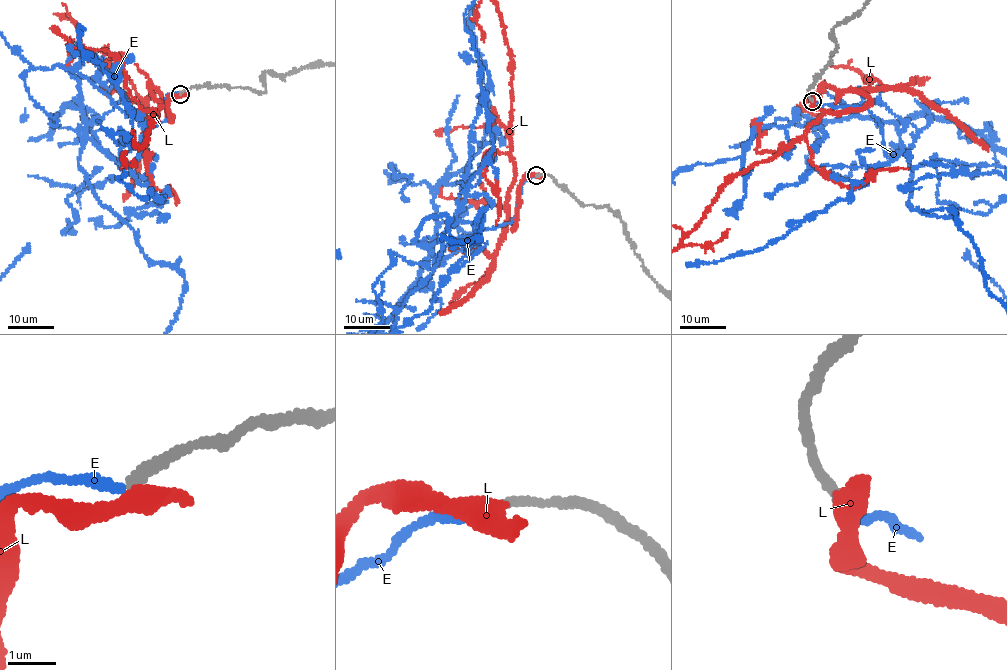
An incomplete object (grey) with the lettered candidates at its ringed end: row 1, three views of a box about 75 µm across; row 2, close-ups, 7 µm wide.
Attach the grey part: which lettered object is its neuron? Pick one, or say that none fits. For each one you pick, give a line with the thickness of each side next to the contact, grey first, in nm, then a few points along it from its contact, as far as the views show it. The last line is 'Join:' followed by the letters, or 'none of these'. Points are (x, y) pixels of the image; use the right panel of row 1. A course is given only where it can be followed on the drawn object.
E: 200/190 nm
Join: E

